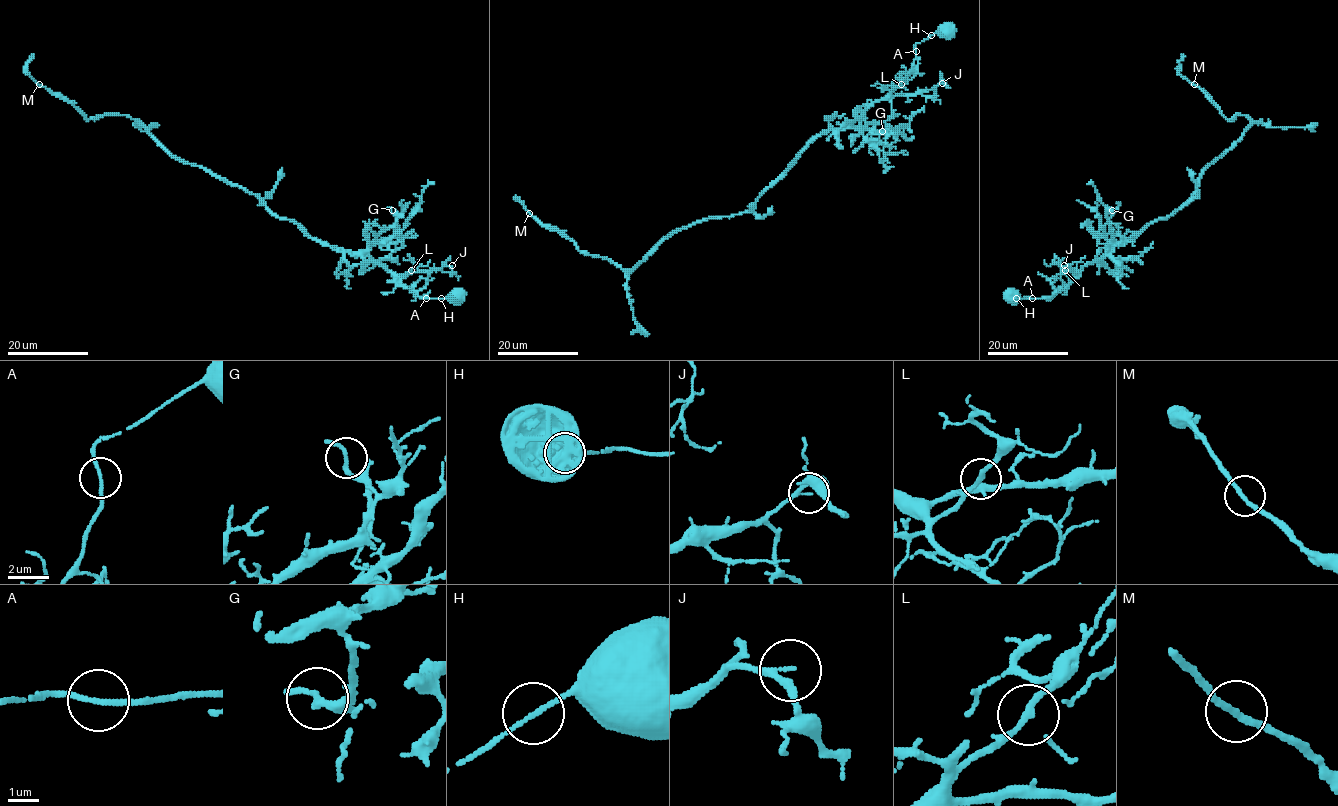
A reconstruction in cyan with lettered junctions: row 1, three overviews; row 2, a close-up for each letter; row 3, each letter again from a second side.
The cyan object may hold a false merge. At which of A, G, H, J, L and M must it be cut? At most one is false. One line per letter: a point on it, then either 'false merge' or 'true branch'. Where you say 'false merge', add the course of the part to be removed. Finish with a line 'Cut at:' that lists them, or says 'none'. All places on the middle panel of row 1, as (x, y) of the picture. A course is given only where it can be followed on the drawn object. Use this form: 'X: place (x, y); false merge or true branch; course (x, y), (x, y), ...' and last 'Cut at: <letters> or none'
A: place (916, 51); true branch
G: place (882, 131); true branch
H: place (931, 35); true branch
J: place (942, 83); true branch
L: place (901, 84); true branch
M: place (529, 213); true branch
Cut at: none

